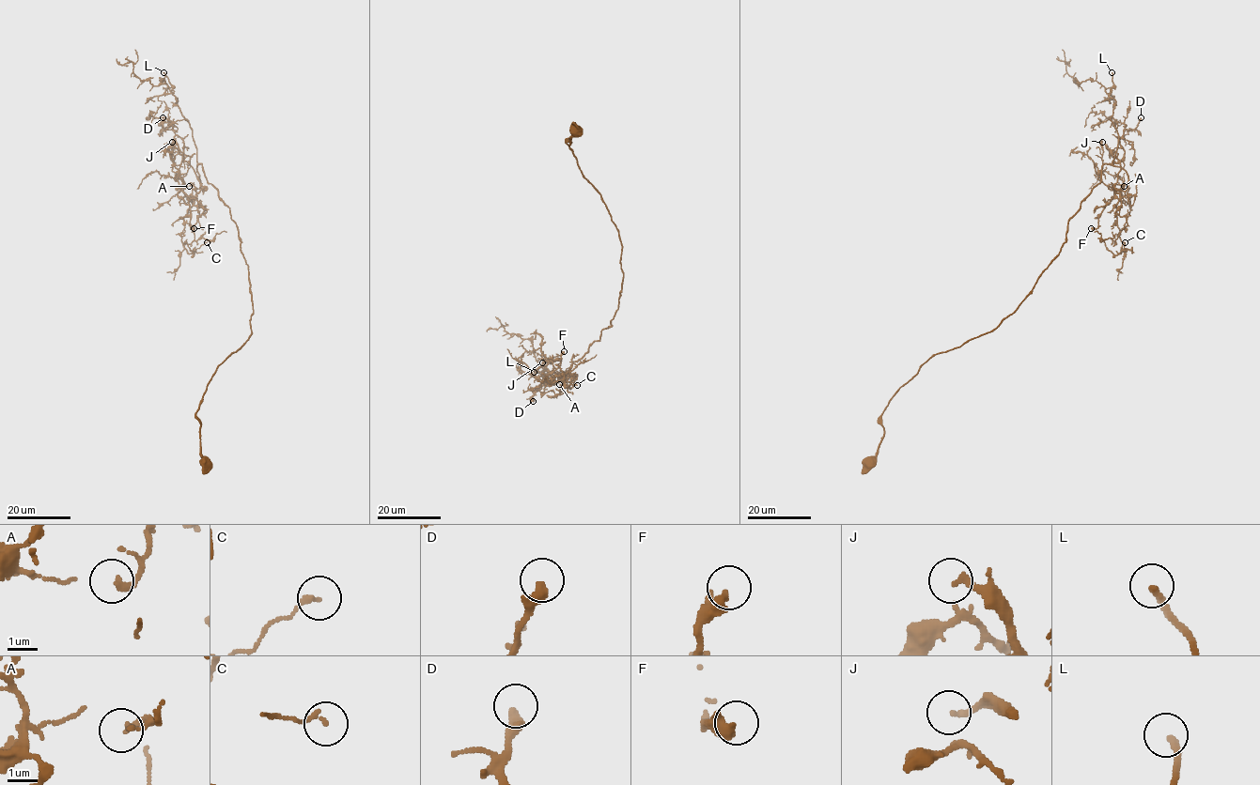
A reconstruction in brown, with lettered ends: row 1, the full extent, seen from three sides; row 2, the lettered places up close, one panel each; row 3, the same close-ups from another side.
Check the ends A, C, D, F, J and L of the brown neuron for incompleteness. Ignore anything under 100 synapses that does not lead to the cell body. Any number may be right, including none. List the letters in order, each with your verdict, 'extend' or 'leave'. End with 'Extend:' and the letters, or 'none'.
A: leave
C: leave
D: leave
F: leave
J: leave
L: extend
Extend: L

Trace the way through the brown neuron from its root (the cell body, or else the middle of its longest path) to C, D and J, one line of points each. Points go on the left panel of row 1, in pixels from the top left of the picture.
C: (205, 464), (196, 410), (253, 305), (199, 163), (181, 241), (207, 242)
D: (205, 464), (196, 410), (251, 334), (252, 294), (230, 209), (199, 163), (200, 188), (163, 117)
J: (205, 464), (196, 410), (251, 334), (252, 294), (230, 209), (200, 163), (207, 188), (180, 191), (172, 142)

